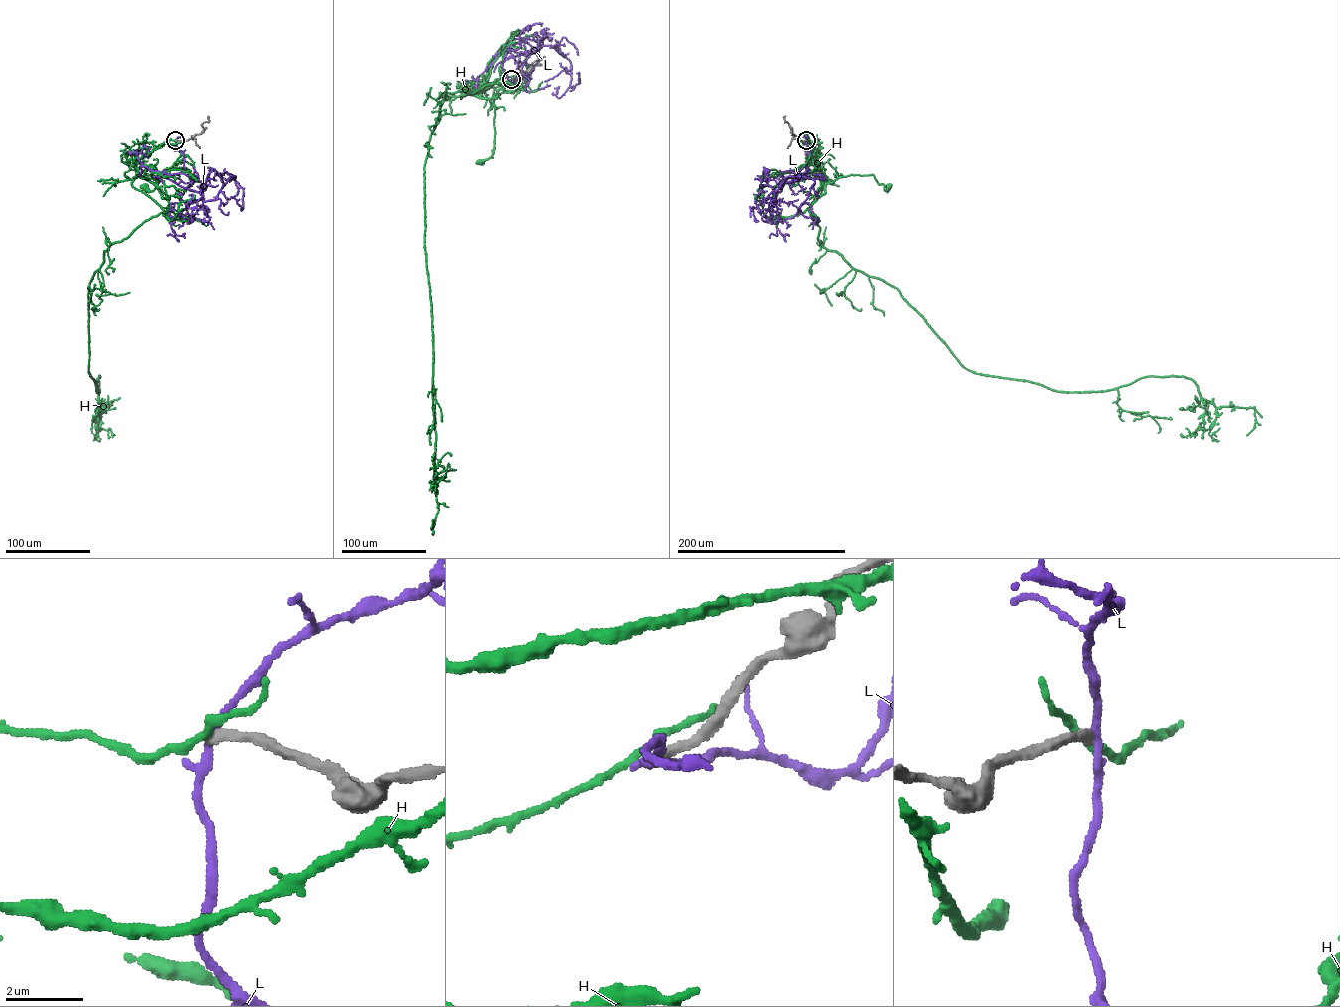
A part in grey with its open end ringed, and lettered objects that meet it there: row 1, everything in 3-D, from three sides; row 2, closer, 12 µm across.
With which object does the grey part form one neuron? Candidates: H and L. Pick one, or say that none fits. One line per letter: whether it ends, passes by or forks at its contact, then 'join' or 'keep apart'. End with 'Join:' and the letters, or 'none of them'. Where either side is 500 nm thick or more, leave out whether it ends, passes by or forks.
H: it passes by | keep apart
L: it passes by | keep apart
Join: none of them

